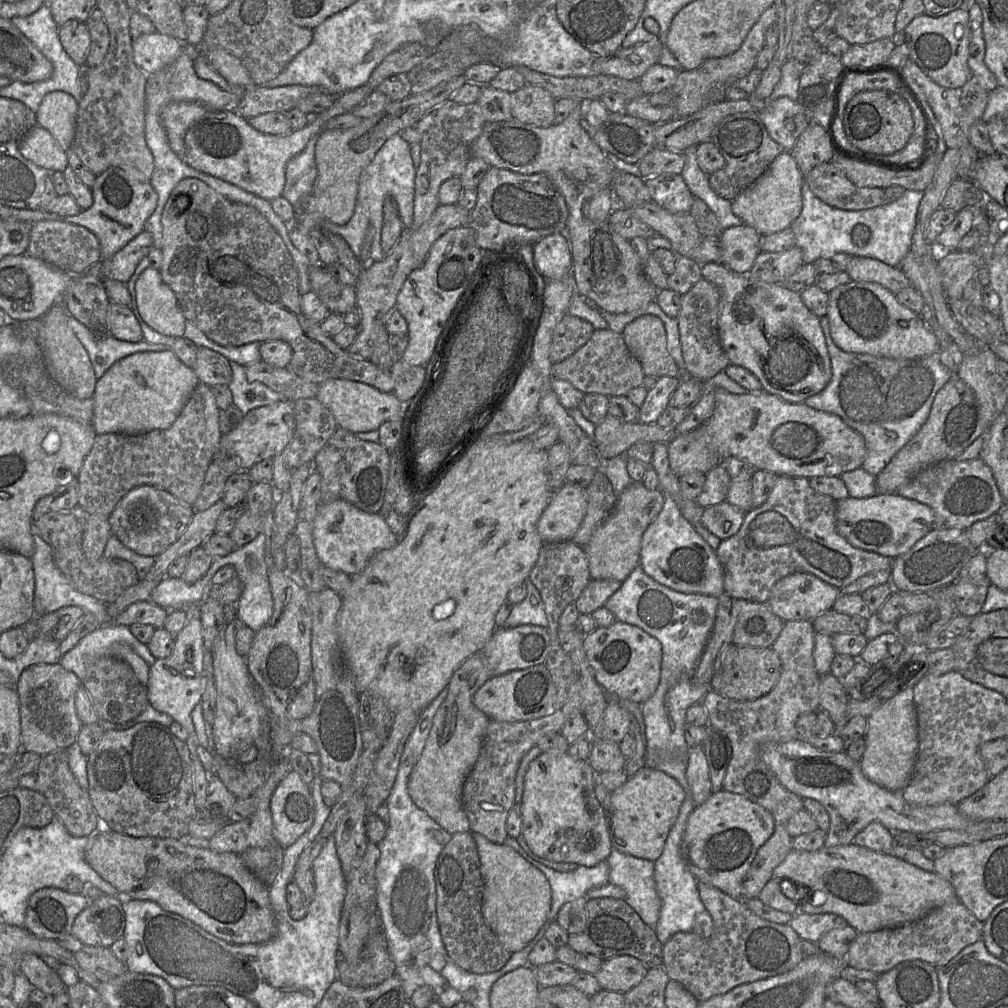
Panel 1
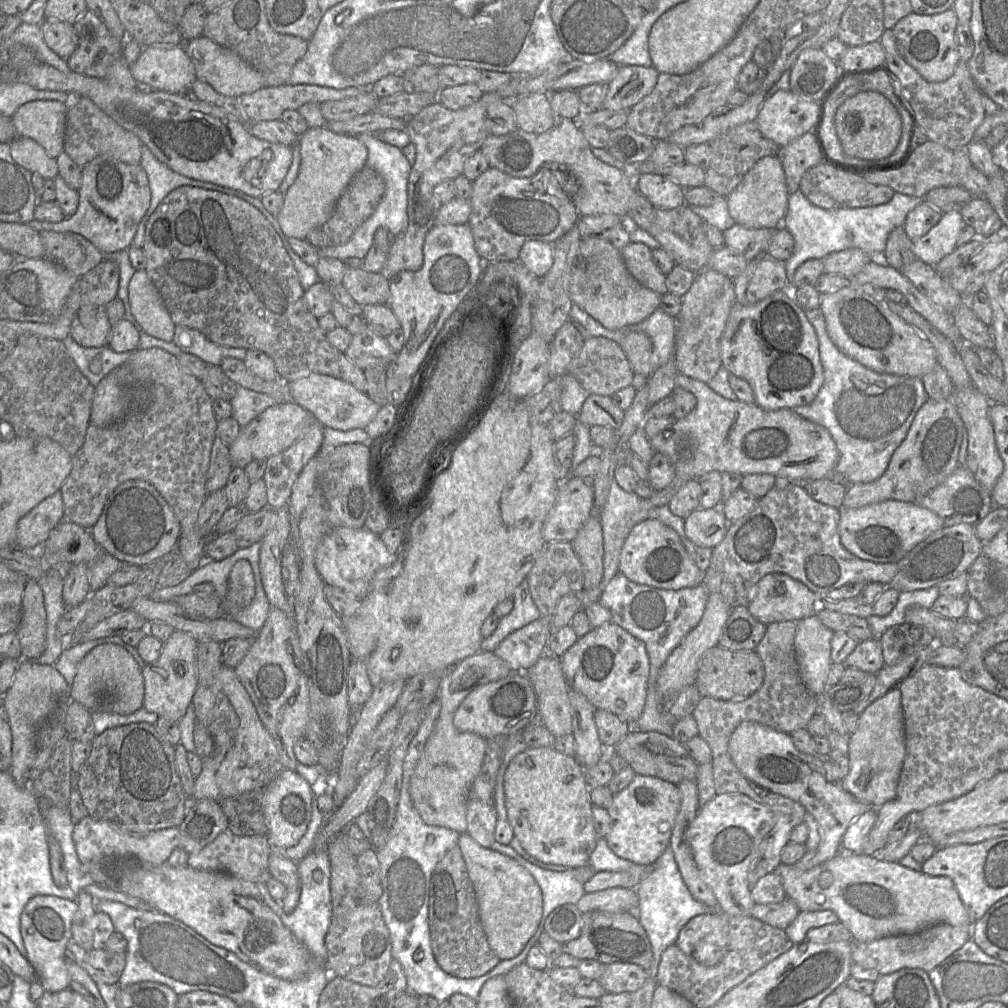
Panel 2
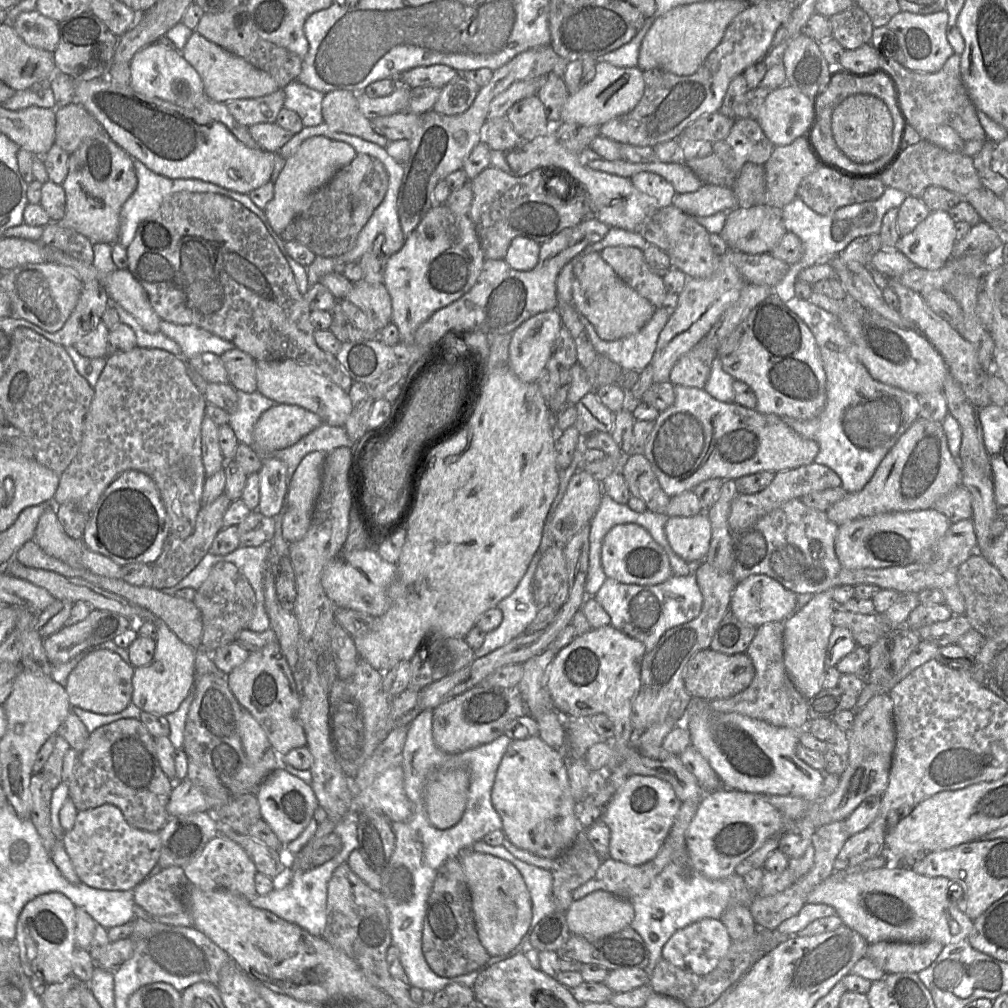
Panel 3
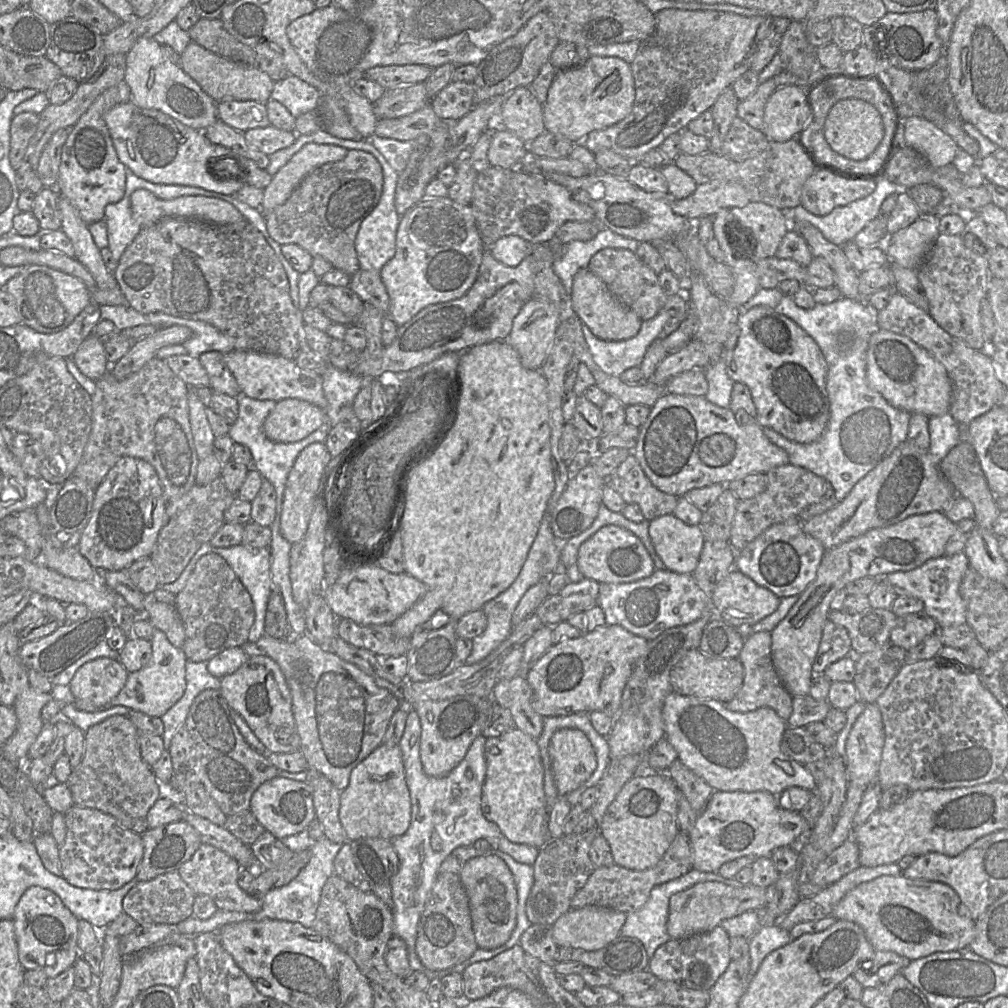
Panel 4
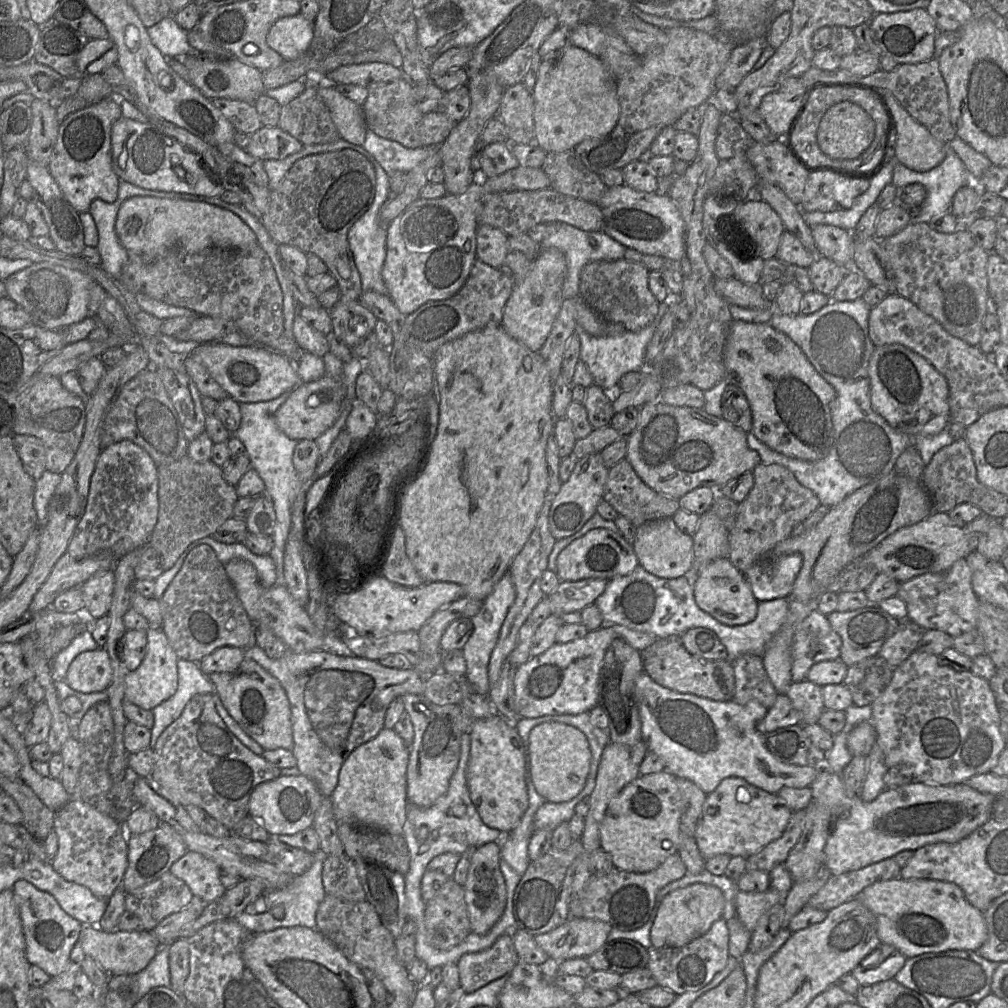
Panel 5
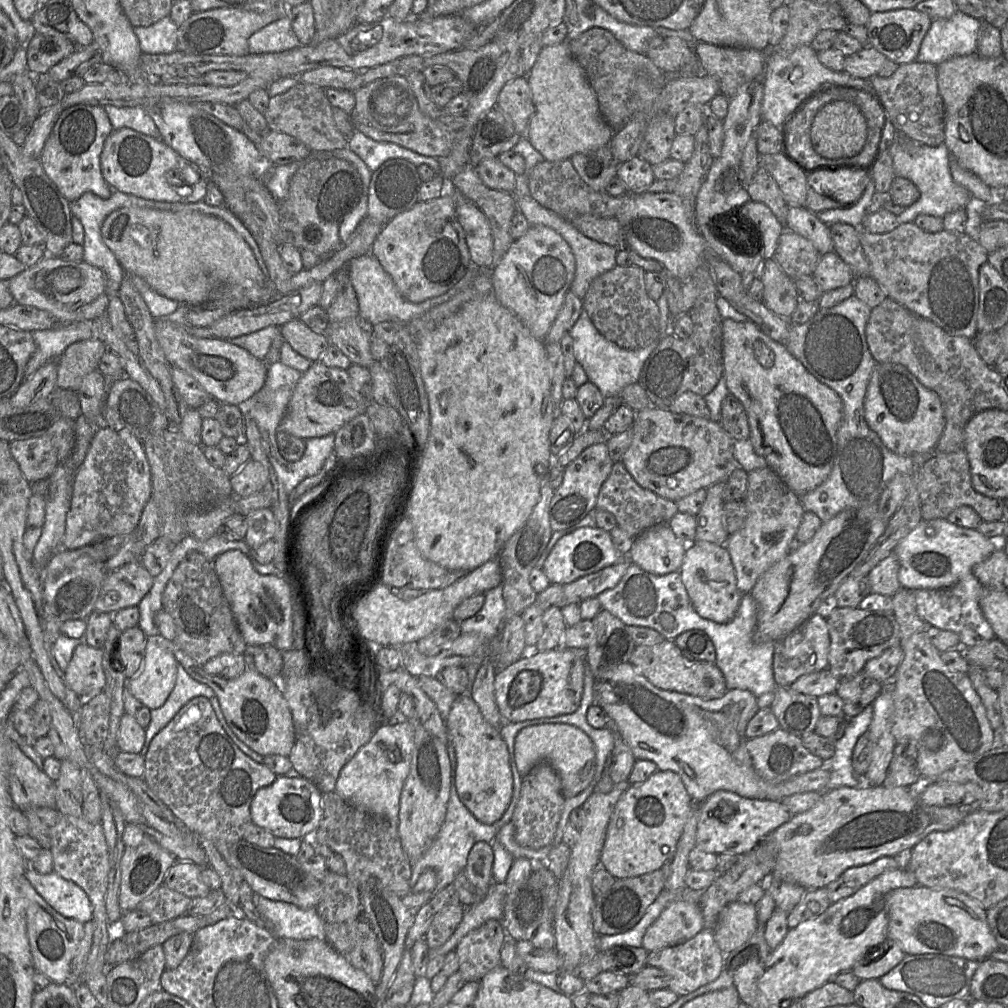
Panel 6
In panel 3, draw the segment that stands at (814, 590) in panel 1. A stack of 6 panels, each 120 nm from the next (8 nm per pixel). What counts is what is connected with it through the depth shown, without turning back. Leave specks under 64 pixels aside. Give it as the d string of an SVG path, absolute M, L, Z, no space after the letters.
M751 575L736 583L731 596L729 612L740 622L756 628L768 622L784 622L797 610L797 595L767 575Z

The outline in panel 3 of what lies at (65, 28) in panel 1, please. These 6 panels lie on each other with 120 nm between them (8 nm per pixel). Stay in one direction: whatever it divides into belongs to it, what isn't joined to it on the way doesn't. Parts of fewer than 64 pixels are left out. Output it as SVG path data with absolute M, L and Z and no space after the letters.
M36 10L19 14L12 27L31 47L53 53L58 45L58 22L43 16Z

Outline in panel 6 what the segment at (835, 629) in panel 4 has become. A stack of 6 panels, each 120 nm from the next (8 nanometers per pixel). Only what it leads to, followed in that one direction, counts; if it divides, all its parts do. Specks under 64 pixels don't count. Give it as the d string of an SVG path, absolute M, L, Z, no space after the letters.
M814 613L790 634L775 642L773 675L776 685L789 687L802 675L826 669L829 649L830 636L826 619Z

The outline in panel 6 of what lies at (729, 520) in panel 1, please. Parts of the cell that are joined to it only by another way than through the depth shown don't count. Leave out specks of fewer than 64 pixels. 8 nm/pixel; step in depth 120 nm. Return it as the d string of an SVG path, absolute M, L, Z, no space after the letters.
M667 523L653 526L637 536L628 553L631 563L651 574L662 576L672 572L678 572L681 568L687 545L676 537Z

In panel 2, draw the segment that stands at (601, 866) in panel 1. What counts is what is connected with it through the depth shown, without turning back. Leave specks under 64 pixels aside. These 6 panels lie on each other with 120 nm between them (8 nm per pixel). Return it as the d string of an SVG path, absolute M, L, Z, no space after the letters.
M494 842L490 849L514 859L534 877L543 896L543 913L540 921L545 922L548 915L559 906L577 904L585 894L584 884L575 878L574 869L555 872L539 868L521 857L509 844Z

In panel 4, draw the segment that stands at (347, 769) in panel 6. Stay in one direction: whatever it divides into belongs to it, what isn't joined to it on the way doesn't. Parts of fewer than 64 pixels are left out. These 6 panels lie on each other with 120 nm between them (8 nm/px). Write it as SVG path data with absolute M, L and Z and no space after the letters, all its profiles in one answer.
M379 745L352 770L349 784L341 792L339 819L348 842L362 838L393 840L407 831L411 801L399 745Z

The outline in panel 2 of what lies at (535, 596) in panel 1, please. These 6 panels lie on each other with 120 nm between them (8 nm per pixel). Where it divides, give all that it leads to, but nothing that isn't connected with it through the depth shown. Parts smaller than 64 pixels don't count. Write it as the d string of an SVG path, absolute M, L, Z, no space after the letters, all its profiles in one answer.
M527 578L515 589L511 598L514 602L512 611L500 619L497 628L488 638L483 639L480 651L494 652L511 633L542 617L532 599Z

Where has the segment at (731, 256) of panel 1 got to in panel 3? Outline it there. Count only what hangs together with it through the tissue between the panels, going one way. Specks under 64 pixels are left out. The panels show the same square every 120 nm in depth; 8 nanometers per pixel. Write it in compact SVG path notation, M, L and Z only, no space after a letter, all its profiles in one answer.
M769 206L736 207L727 212L727 220L719 234L729 249L756 255L770 253L787 229L780 211Z

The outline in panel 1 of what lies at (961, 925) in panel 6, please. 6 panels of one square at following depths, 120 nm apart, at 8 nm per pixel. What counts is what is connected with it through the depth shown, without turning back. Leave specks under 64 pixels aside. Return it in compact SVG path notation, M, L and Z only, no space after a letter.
M854 843L834 847L823 846L816 851L792 849L774 869L773 876L782 881L791 881L797 893L800 889L806 889L807 895L799 901L799 912L833 913L843 917L858 933L908 924L919 920L935 908L958 900L951 883L934 871L925 871L893 854L879 853Z

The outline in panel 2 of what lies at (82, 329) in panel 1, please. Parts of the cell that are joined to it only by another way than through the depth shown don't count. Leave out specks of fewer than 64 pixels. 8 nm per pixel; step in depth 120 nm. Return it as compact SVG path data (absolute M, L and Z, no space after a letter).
M68 336L62 341L67 352L74 360L80 372L96 387L112 370L123 365L134 351L118 353L109 345L98 348L85 348Z

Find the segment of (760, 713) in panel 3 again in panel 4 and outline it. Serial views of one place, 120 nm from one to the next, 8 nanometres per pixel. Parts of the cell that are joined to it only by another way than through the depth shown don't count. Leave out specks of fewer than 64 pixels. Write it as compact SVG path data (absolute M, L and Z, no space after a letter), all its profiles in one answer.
M756 631L749 634L743 644L742 650L738 656L744 668L744 679L740 690L735 697L727 703L723 703L726 707L735 712L750 712L760 707L769 707L773 709L785 721L791 716L793 696L786 690L782 681L773 665L771 657L771 632Z

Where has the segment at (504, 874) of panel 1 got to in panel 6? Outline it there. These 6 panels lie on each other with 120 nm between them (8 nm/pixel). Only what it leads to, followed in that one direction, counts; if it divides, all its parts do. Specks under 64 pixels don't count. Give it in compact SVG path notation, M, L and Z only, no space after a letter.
M477 842L471 848L467 857L464 872L468 881L474 886L476 903L483 900L493 882L492 866L494 851L492 844Z

